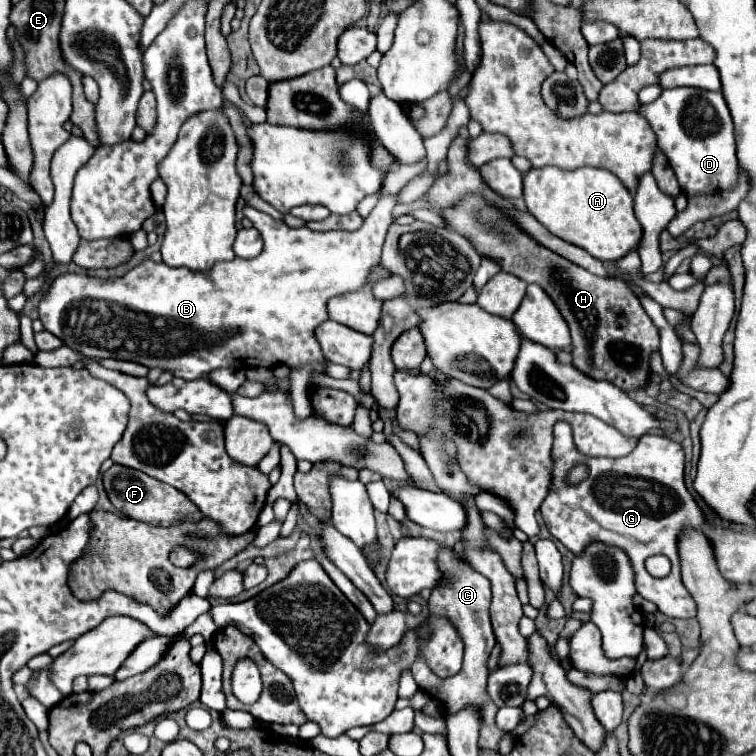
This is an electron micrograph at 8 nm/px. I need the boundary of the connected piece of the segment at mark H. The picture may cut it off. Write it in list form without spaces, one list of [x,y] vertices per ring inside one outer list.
[[[467,197],[465,203],[461,201],[453,207],[453,211],[445,211],[443,217],[457,233],[473,241],[479,255],[497,259],[503,271],[513,273],[527,283],[539,283],[549,293],[571,329],[571,353],[577,369],[589,373],[591,377],[613,381],[623,391],[645,385],[649,375],[649,355],[659,349],[659,333],[649,315],[643,311],[639,299],[623,281],[591,275],[579,265],[557,257],[557,253],[545,249],[543,245],[535,245],[531,237],[525,237],[521,229],[515,229],[503,211],[483,201],[483,197]]]

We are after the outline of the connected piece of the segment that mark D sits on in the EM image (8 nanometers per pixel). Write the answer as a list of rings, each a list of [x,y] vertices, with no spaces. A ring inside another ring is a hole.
[[[675,87],[675,89],[663,89],[661,97],[655,99],[649,105],[639,105],[637,109],[651,125],[651,129],[657,135],[659,149],[669,161],[669,167],[673,169],[681,193],[685,197],[695,195],[711,195],[713,191],[723,193],[725,189],[733,189],[739,181],[739,163],[735,157],[735,135],[733,135],[733,121],[727,109],[727,103],[719,91],[705,91],[705,89],[693,89],[693,87]]]

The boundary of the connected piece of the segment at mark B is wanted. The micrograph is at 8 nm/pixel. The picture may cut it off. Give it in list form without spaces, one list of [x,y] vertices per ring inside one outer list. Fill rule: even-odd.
[[[397,195],[381,197],[377,207],[369,213],[363,227],[357,231],[311,231],[309,227],[291,229],[283,221],[271,219],[267,213],[245,205],[243,215],[259,229],[265,245],[261,255],[253,259],[235,257],[233,261],[217,263],[211,271],[193,273],[185,267],[169,267],[145,259],[119,279],[99,281],[87,275],[67,273],[49,285],[49,291],[39,303],[39,319],[43,327],[65,341],[67,347],[83,353],[85,357],[99,359],[125,359],[145,367],[161,367],[173,371],[181,379],[199,379],[213,369],[271,369],[277,363],[293,367],[291,391],[293,411],[297,419],[311,415],[309,399],[303,399],[311,371],[323,371],[323,353],[313,337],[315,327],[329,319],[327,301],[335,295],[359,291],[371,275],[371,269],[379,265],[387,227],[391,225],[391,209],[397,205]]]

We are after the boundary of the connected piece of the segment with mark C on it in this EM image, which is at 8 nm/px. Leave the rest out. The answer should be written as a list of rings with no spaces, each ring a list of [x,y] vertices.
[[[443,545],[437,551],[437,565],[441,569],[441,579],[437,581],[437,585],[431,591],[429,597],[429,611],[437,613],[437,615],[445,615],[453,621],[453,625],[459,629],[463,643],[465,643],[465,657],[463,657],[463,667],[457,675],[441,679],[437,677],[427,665],[425,661],[417,659],[417,663],[411,667],[413,679],[417,681],[419,689],[425,691],[427,695],[439,699],[445,705],[445,713],[457,713],[461,711],[465,705],[479,705],[481,707],[481,717],[483,717],[483,729],[481,729],[481,737],[479,737],[479,747],[489,747],[489,749],[497,749],[499,739],[503,737],[503,731],[497,729],[495,725],[495,713],[497,707],[493,705],[493,701],[487,697],[487,677],[489,677],[489,669],[487,669],[487,657],[495,645],[495,635],[489,623],[489,603],[491,603],[491,583],[487,581],[485,575],[477,573],[465,559],[459,559],[451,547]]]

